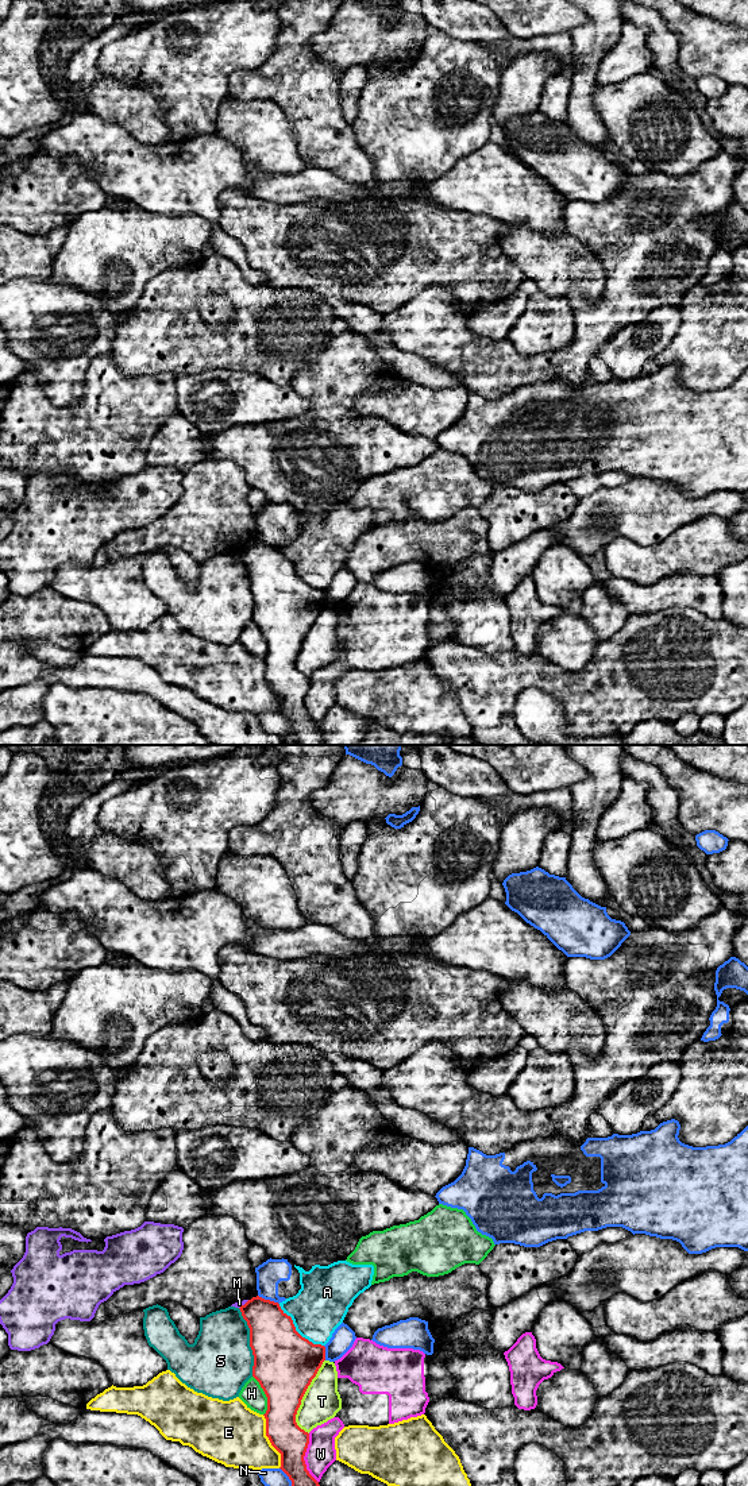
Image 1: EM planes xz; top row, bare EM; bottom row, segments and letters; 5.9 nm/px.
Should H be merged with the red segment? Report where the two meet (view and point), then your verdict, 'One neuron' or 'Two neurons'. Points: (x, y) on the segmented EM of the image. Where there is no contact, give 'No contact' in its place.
Touches red at xz (266, 1396). Two neurons

